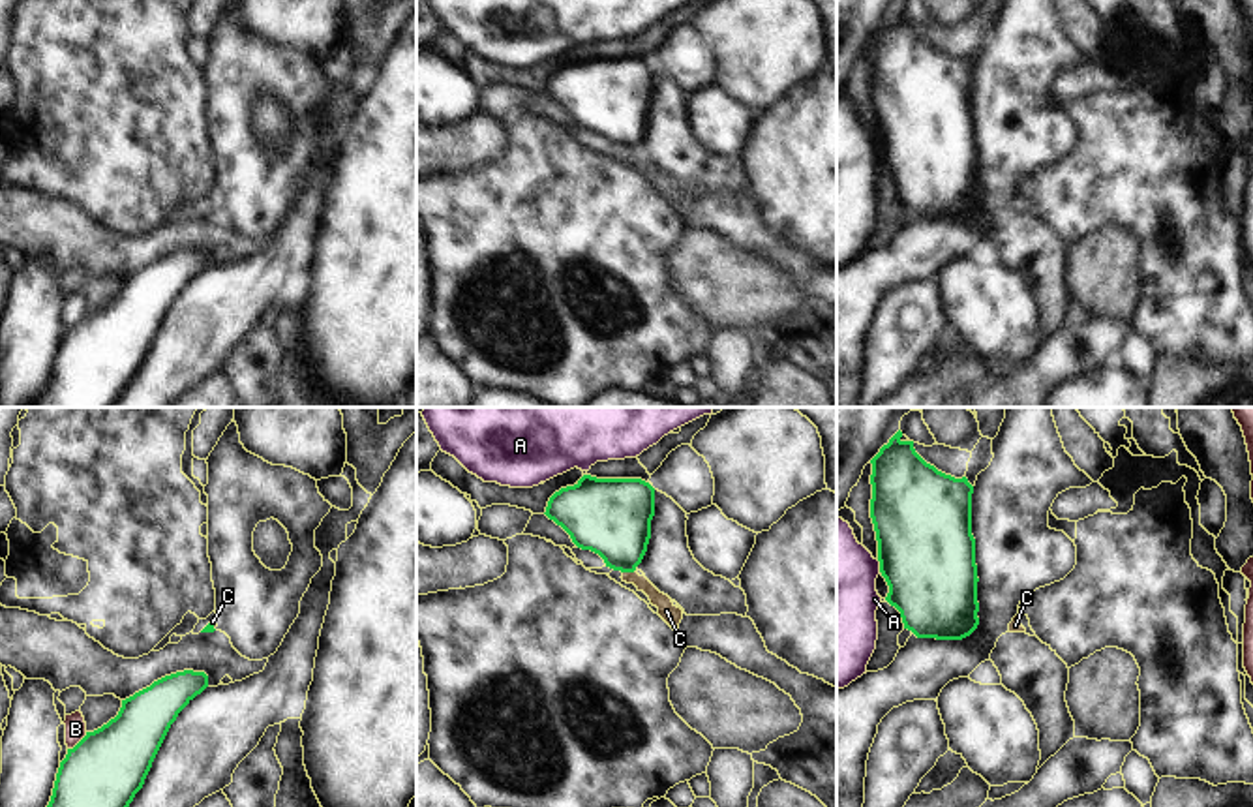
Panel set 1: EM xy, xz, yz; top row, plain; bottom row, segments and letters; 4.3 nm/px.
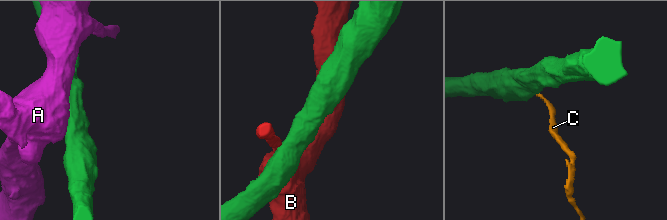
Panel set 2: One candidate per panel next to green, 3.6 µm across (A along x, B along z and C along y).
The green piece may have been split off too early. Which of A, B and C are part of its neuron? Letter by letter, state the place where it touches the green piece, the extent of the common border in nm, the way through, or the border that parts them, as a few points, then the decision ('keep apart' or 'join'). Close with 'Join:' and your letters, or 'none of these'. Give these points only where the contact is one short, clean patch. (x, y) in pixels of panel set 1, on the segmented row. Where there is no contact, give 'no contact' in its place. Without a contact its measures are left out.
A: meets green in yz at (880, 565); contact 60 nm long; keep apart
B: meets green in xy at (79, 742); contact 120 nm long; keep apart
C: meets green in xz at (629, 571); contact 50 nm long; border along xz (623, 571), (633, 573); keep apart
Join: none of these

